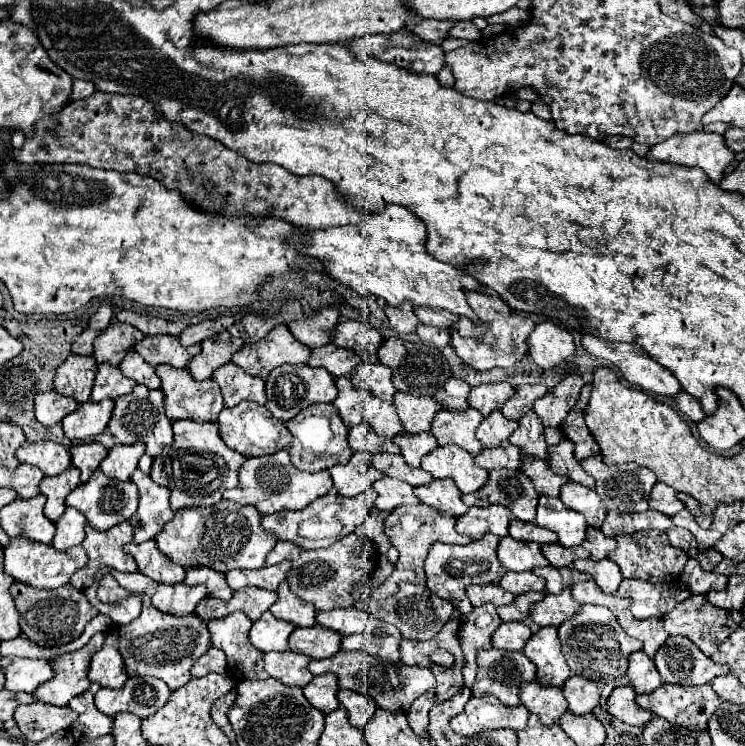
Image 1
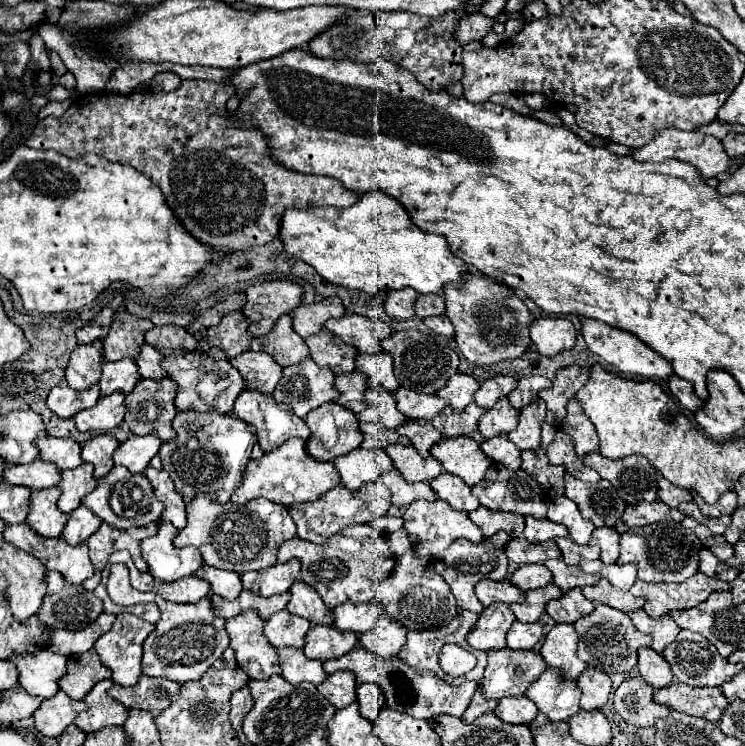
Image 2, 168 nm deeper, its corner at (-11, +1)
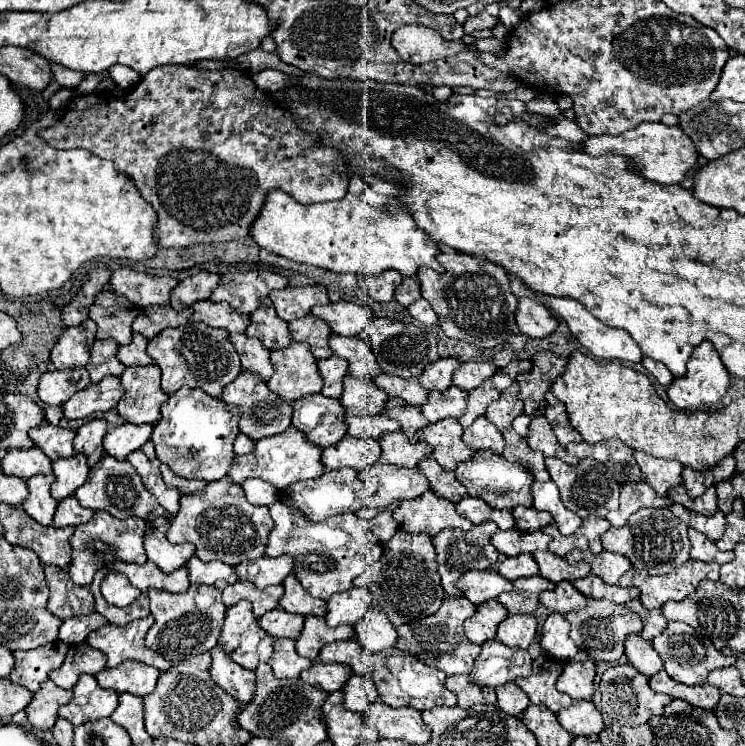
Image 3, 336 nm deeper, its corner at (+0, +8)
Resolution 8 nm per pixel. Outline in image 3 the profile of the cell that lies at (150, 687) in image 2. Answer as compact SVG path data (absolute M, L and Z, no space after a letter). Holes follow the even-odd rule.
M125 661L119 667L99 671L95 679L99 681L103 689L113 689L115 693L131 693L131 695L145 697L153 693L159 675L161 675L159 669L153 669L145 663Z

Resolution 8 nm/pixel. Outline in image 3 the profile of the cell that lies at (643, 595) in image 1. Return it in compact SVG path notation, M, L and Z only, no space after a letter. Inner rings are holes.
M689 559L685 561L685 565L677 567L673 573L669 575L645 575L639 573L635 569L631 569L621 583L623 585L635 585L641 591L641 603L645 609L657 609L661 607L665 601L681 601L685 599L689 593L693 593L697 589L697 585L709 577L709 573L715 573L713 577L717 579L719 573L719 565L717 563L703 563L697 559Z

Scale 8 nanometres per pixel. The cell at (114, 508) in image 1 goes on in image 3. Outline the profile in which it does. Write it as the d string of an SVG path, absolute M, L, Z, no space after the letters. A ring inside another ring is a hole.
M105 455L97 467L91 469L89 479L75 491L77 501L83 507L89 507L93 511L103 509L109 515L117 517L117 519L127 519L131 515L141 517L145 521L153 521L157 515L165 515L163 507L157 503L157 499L143 487L141 477L137 475L137 471L133 469L133 465L129 461L117 461L111 455Z

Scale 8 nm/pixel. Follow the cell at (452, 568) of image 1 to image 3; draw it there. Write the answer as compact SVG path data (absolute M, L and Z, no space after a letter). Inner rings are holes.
M485 521L471 531L461 531L461 529L445 529L439 535L433 537L433 547L437 551L437 565L439 565L439 575L441 575L441 585L445 589L447 597L461 597L463 593L455 587L459 577L469 571L469 569L491 569L495 567L499 559L499 551L491 545L491 537L497 531L497 523Z

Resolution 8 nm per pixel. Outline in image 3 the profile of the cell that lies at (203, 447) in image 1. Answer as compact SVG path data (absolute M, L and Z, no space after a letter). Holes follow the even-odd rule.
M181 387L169 395L169 401L161 407L161 421L153 427L151 441L157 459L185 479L201 479L207 483L223 479L235 457L233 443L239 433L239 415L237 407L209 397L201 389Z

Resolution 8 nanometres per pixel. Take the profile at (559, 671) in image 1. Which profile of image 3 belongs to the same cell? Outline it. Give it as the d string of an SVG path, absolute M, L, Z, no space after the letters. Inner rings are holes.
M551 613L543 623L541 651L557 661L571 661L577 655L577 645L569 637L569 621L561 613Z

